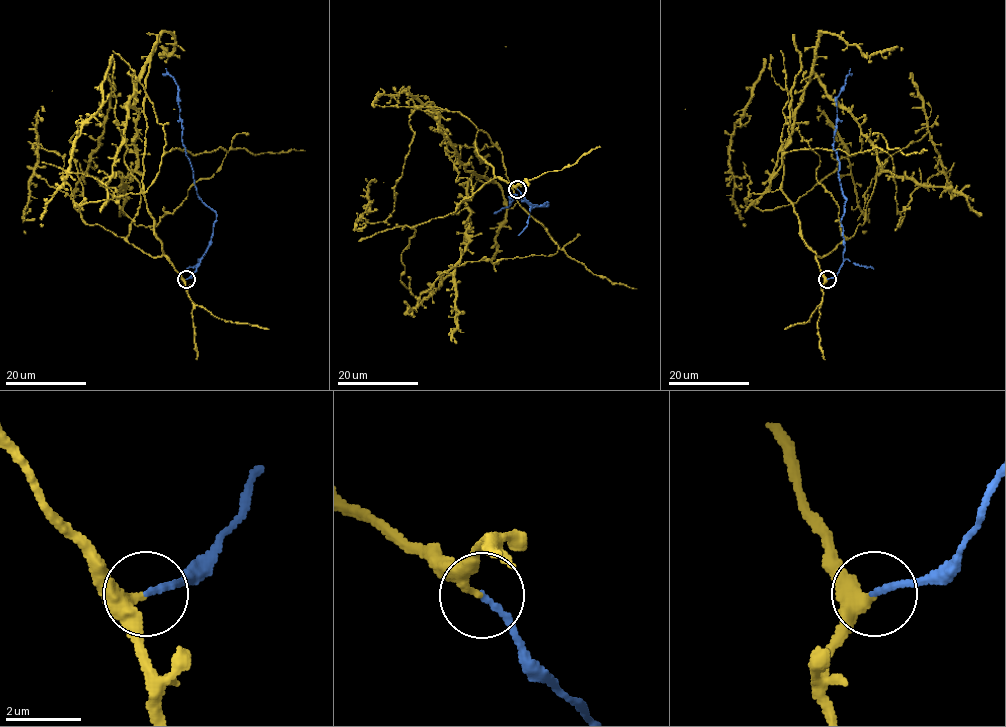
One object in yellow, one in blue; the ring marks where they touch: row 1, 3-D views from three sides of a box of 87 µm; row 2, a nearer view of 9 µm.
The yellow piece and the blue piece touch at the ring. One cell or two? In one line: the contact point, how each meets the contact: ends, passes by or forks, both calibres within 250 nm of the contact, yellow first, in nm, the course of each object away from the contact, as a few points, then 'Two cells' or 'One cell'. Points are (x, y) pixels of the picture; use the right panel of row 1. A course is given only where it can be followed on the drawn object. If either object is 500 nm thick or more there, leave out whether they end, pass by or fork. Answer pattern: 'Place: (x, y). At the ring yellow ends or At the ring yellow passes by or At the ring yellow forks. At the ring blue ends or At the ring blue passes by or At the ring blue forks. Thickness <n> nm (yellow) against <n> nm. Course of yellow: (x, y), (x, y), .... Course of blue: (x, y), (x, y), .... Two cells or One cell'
Place: (827, 279). At the ring yellow ends. At the ring blue ends. Thickness 320 nm (yellow) against 160 nm. Course of yellow: (828, 279), (769, 183), (787, 151), (879, 147), (900, 226), (941, 171), (909, 79). Course of blue: (828, 279), (838, 273), (845, 247), (841, 221), (846, 201), (833, 144), (836, 98), (846, 78), (852, 73). One cell

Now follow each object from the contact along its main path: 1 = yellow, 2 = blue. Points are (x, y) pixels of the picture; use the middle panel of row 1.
1: (517, 189), (478, 154), (477, 132), (502, 154), (517, 202), (558, 251), (453, 266), (418, 303), (446, 270)
2: (517, 189), (531, 204), (547, 205), (533, 207), (515, 194), (508, 206), (494, 213)

